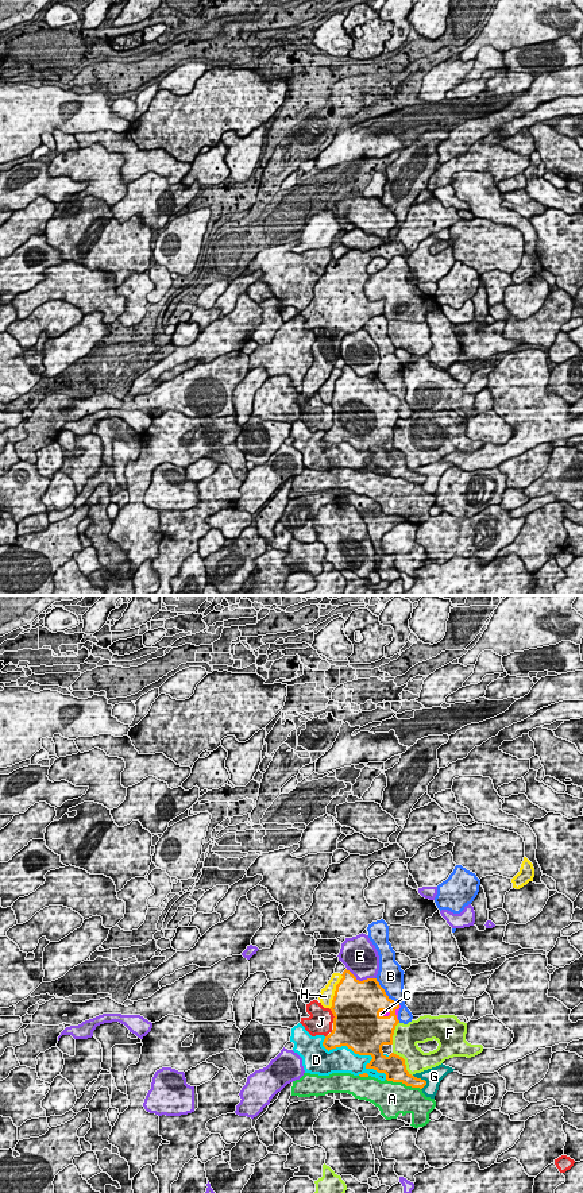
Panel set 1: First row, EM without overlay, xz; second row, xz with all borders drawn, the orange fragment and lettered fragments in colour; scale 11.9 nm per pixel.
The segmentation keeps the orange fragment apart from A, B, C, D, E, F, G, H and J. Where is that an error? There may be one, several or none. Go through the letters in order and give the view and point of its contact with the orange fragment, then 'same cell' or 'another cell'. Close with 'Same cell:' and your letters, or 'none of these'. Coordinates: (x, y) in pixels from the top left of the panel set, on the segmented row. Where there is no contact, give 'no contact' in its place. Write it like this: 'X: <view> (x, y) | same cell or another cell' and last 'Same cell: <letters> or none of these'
A: xz (404, 1083) | another cell
B: xz (385, 992) | another cell
C: xz (383, 1016) | same cell
D: xz (359, 1054) | another cell
E: xz (361, 981) | another cell
F: xz (404, 1062) | another cell
G: xz (424, 1080) | another cell
H: xz (335, 992) | another cell
J: xz (334, 1015) | another cell
Same cell: C

